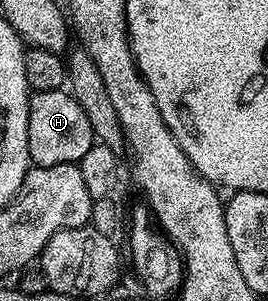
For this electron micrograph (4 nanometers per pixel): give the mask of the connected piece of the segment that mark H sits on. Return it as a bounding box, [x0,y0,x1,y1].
[28,90,94,167]

